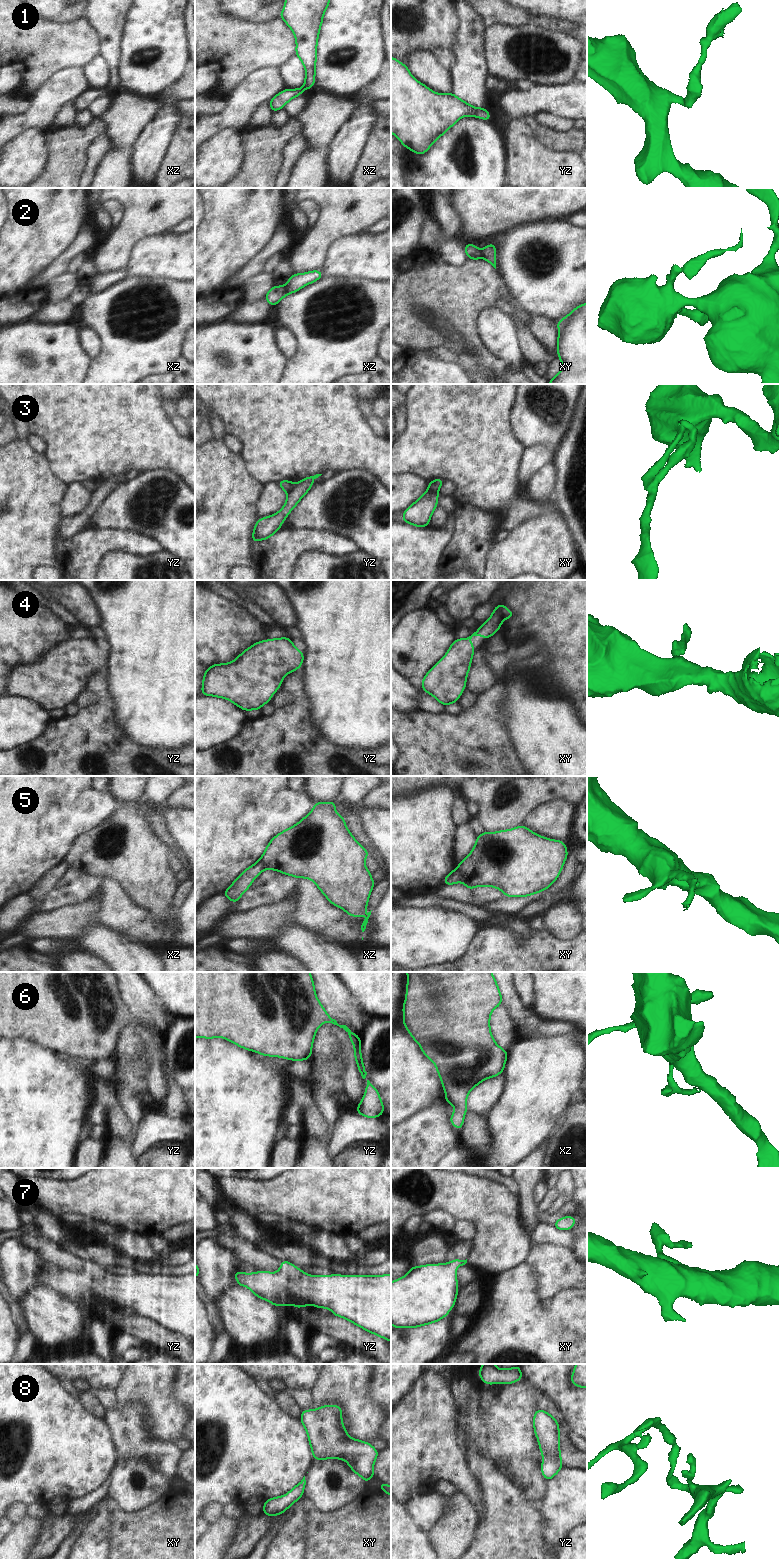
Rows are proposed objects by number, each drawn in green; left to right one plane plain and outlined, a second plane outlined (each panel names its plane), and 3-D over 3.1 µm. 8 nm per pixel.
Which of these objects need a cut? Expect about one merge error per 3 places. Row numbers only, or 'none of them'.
2, 3, 5

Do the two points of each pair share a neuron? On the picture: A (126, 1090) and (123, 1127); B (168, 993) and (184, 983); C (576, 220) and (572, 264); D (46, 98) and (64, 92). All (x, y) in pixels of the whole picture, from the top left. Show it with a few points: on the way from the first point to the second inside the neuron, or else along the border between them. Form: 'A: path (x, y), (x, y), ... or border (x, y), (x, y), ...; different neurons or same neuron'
A: border (116, 1092), (118, 1104), (136, 1133); different neurons
B: path (172, 989), (180, 983); same neuron
C: border (567, 220), (576, 227); different neurons
D: path (50, 96), (54, 92), (60, 92); same neuron

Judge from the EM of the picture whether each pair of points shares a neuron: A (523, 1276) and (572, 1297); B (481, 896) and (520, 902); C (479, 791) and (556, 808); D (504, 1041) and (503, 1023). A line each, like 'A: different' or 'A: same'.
A: same
B: different
C: different
D: same

